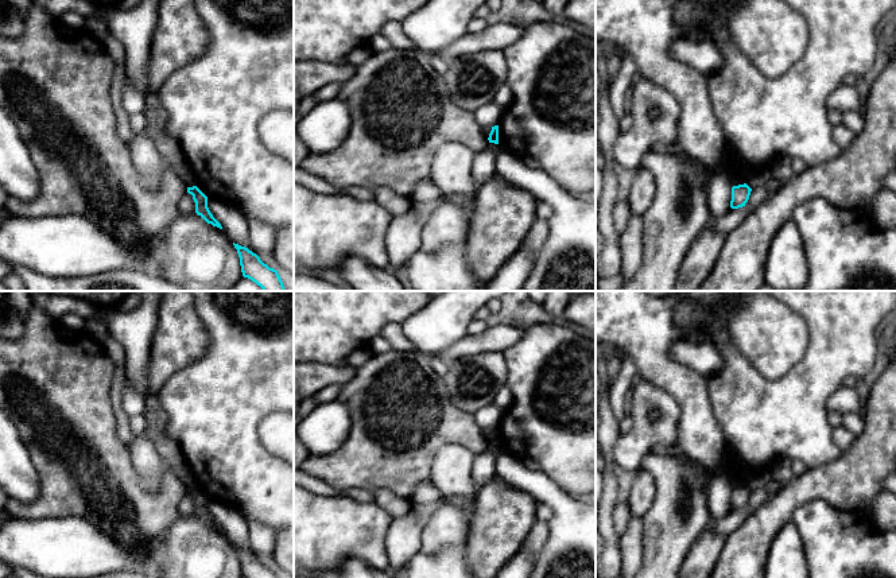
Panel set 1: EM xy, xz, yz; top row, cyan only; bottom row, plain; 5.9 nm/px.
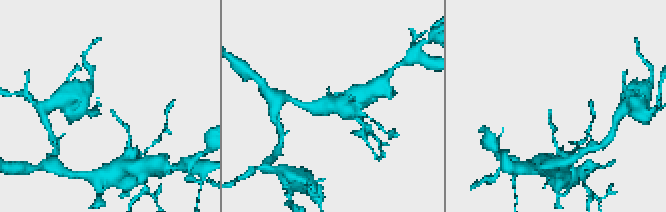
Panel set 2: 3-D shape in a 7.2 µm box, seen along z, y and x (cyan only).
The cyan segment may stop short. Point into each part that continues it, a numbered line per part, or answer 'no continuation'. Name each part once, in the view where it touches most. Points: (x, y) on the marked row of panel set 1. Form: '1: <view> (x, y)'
no continuation

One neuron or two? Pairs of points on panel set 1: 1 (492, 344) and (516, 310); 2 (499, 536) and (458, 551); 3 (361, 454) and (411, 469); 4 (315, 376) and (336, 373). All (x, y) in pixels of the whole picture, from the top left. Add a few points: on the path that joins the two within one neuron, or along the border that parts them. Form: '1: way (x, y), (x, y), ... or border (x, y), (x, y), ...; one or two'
1: border (489, 325), (514, 325), (523, 329); two
2: border (465, 542), (465, 559), (468, 563); two
3: way (373, 454), (379, 454), (383, 458), (399, 458); one
4: way (321, 375), (330, 375); one

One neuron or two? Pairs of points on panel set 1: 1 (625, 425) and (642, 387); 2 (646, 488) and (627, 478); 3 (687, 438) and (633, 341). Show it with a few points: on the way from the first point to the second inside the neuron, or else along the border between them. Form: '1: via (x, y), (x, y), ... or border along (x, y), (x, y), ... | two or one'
1: border along (629, 415), (631, 429), (623, 434) | two
2: border along (636, 472), (628, 497), (629, 512) | two
3: via (689, 414), (689, 396), (658, 365) | one

